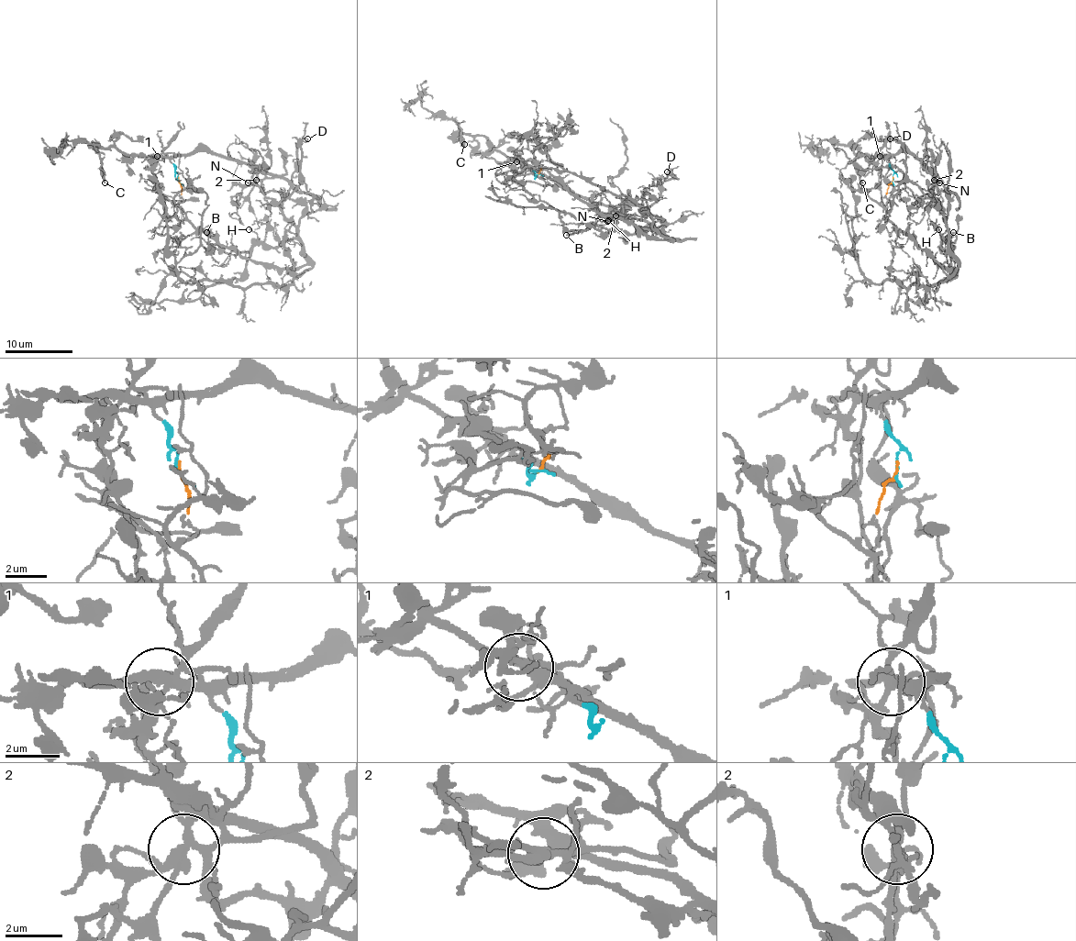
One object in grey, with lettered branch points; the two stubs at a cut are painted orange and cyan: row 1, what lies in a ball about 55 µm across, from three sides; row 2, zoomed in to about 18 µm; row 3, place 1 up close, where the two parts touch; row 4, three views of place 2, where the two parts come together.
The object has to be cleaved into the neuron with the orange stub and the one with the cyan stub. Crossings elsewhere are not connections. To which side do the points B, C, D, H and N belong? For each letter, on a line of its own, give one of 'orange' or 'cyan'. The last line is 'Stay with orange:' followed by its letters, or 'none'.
B: orange
C: cyan
D: orange
H: orange
N: orange
Stay with orange: B, D, H, N

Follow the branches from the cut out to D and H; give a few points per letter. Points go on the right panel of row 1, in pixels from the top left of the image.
D: (893, 180), (886, 192), (886, 216), (938, 264), (958, 267), (944, 210), (908, 178), (905, 149), (890, 139)
H: (893, 180), (886, 192), (886, 216), (938, 264), (958, 267), (947, 238), (952, 247), (938, 228)

